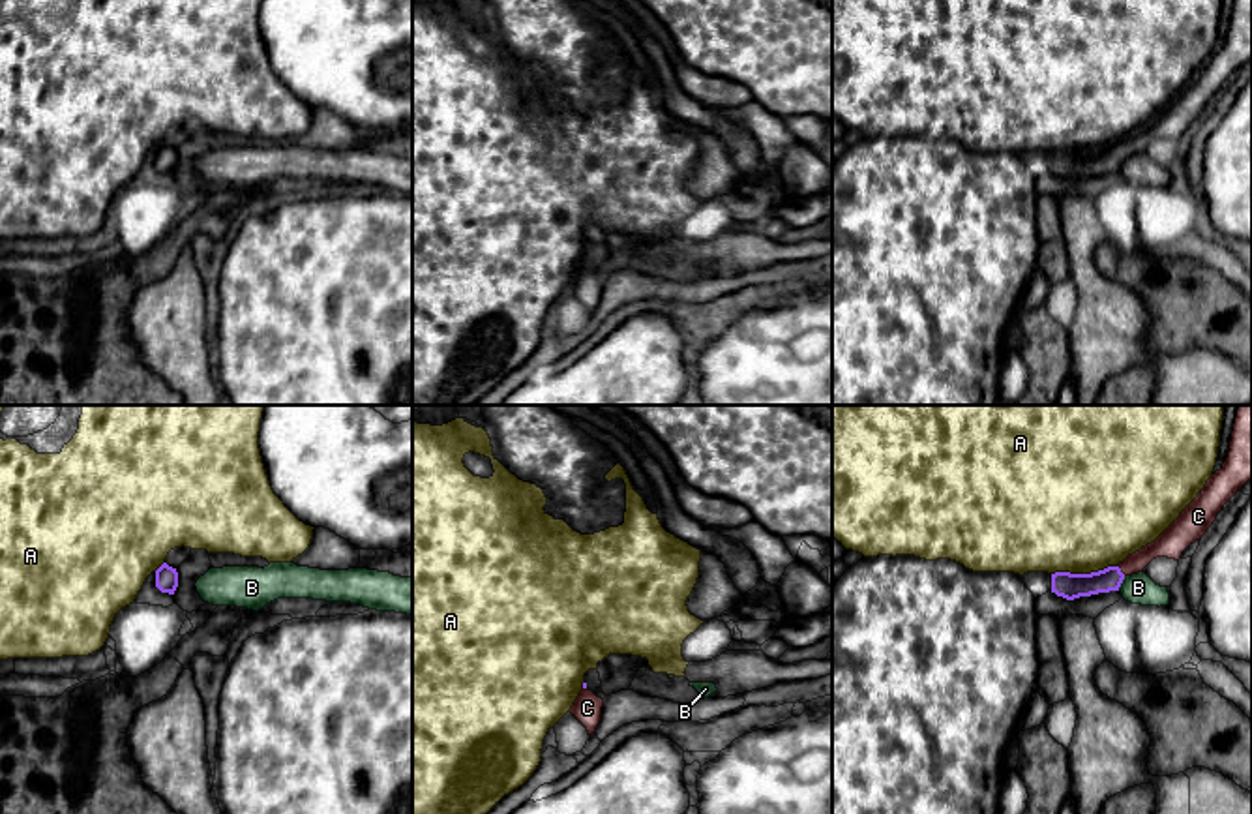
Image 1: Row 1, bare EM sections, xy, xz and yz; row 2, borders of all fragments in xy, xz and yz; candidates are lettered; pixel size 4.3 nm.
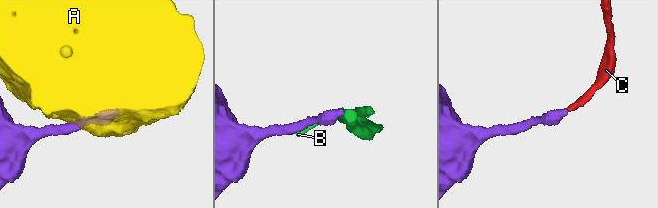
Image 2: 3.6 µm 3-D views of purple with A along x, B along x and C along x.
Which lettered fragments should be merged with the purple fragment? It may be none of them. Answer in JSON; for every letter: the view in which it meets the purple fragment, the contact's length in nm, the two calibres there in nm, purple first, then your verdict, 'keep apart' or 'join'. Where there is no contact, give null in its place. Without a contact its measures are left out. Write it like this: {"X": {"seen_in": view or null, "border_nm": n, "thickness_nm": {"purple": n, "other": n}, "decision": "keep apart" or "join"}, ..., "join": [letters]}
{"A": {"seen_in": "yz", "border_nm": 300, "thickness_nm": {"purple": 110, "other": 480}, "decision": "keep apart"}, "B": {"seen_in": "yz", "border_nm": 70, "thickness_nm": {"purple": 110, "other": 130}, "decision": "keep apart"}, "C": {"seen_in": "yz", "border_nm": 50, "thickness_nm": {"purple": 110, "other": 120}, "decision": "join"}, "join": ["C"]}

